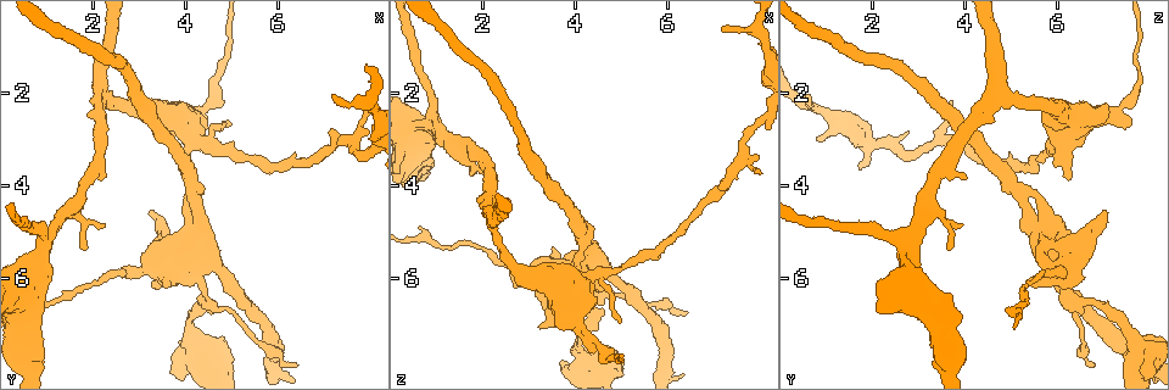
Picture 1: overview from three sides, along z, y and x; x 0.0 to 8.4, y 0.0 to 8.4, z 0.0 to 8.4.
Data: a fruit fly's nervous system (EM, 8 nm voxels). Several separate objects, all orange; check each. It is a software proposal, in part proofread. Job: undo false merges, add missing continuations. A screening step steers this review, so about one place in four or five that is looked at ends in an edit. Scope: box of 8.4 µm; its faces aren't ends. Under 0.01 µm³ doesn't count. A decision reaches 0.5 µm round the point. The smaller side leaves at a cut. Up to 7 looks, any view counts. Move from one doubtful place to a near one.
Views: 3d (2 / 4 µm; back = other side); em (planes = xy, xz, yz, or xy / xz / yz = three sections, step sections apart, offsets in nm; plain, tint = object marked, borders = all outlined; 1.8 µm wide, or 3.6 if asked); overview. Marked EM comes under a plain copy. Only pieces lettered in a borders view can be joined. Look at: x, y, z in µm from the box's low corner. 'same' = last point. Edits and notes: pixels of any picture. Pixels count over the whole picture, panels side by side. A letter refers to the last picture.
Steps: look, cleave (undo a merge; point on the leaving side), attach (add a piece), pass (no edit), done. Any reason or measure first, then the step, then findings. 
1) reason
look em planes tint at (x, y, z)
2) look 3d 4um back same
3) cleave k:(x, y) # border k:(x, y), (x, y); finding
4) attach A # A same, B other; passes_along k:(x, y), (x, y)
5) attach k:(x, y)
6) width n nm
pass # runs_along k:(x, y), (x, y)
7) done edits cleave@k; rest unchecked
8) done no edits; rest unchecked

look em planes tint at (7.35, 2.95, 3.70)

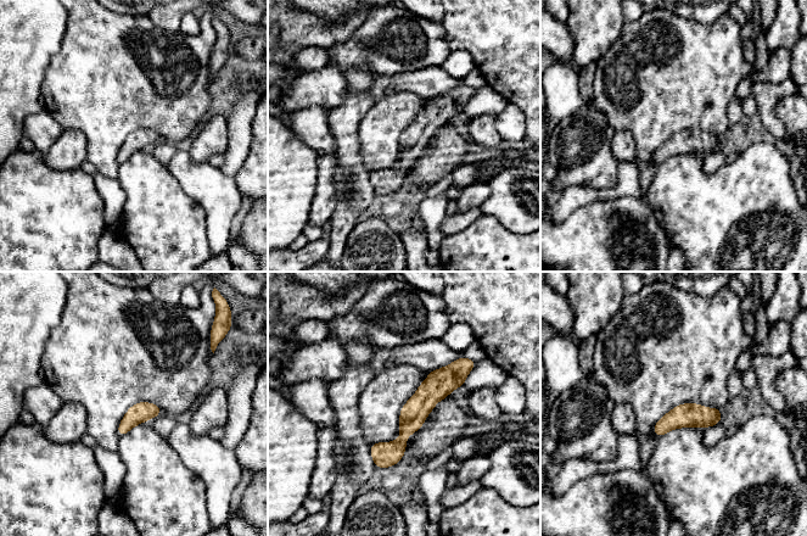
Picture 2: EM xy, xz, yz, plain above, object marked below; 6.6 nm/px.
see the neighbours
look em planes borders same

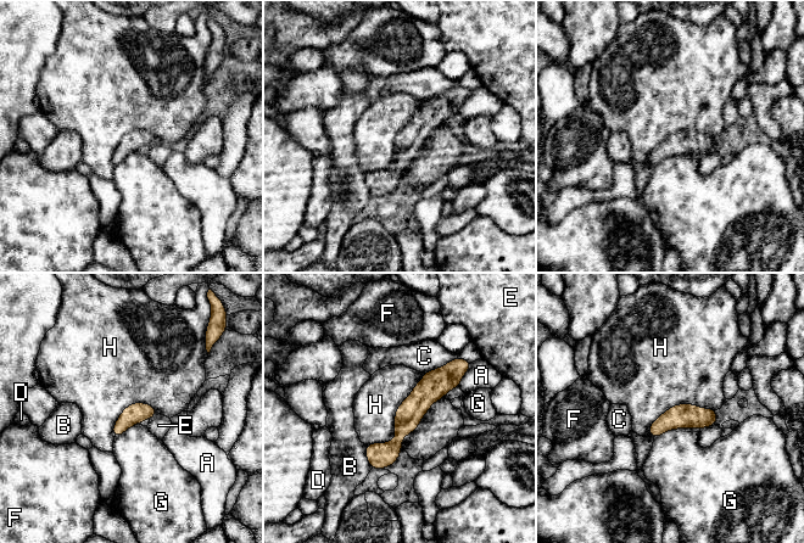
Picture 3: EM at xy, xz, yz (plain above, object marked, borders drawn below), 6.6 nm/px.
longest_contact H 600 nm
pass # A other, B other, C other, D other, E other, F other, G other, H other; continuous, no second neuron

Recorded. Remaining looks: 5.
sudden change in width
look em planes borders at (4.25, 3.05, 6.05)

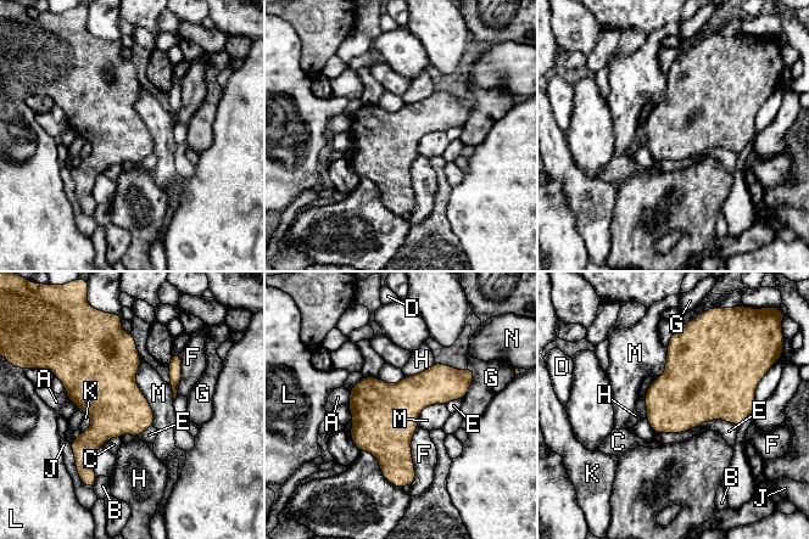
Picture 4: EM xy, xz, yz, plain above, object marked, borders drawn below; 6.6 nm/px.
longest_contact M 460 nm
pass # A other, B other, C other, D other, E other, F other, G other, H other, J other, K other, L other, M other, N other; border 4:(140, 359), (135, 383), (154, 426); continuous, no second neuron

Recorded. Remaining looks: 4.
look 3d 4um back at (6.35, 7.95, 6.75)

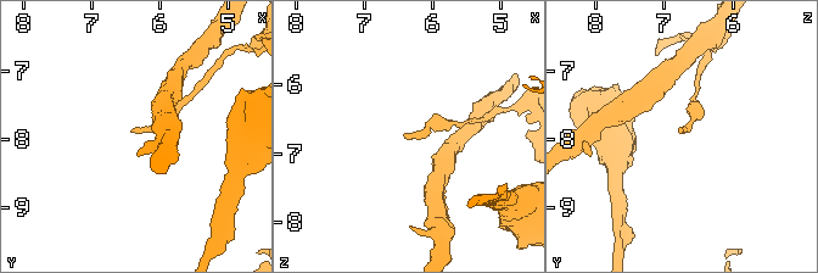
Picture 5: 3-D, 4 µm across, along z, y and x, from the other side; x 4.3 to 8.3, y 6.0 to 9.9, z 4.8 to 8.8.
look em planes tint at (6.45, 7.95, 6.75)

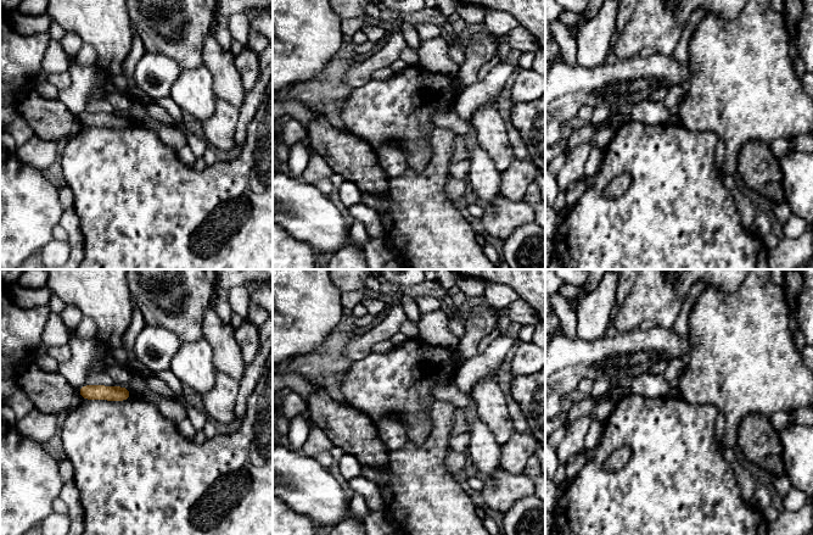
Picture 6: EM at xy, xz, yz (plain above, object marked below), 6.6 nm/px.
see the neighbours
look em planes borders same

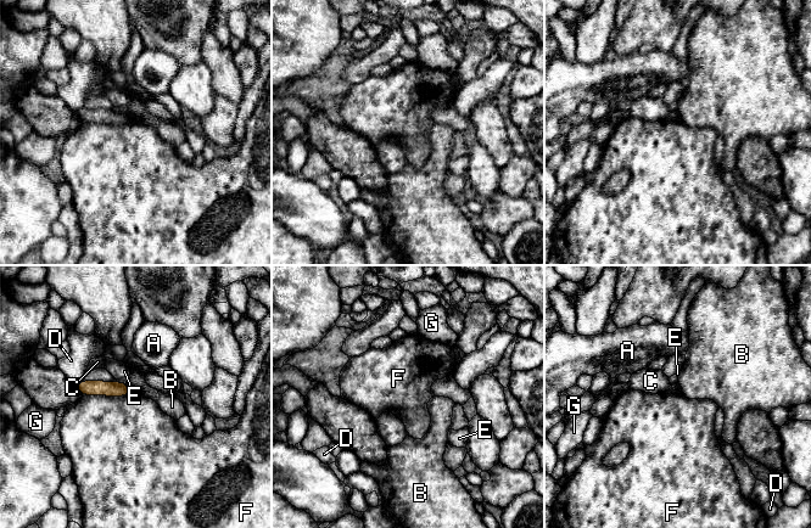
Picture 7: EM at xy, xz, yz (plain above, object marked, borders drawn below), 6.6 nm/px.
width 100 nm
pass # A other, B other, C other, D other, E other, F other, G other; border 7:(132, 393), (123, 396), (83, 396); no lettered piece goes on from it

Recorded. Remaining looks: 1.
done no edits; rest unchecked

